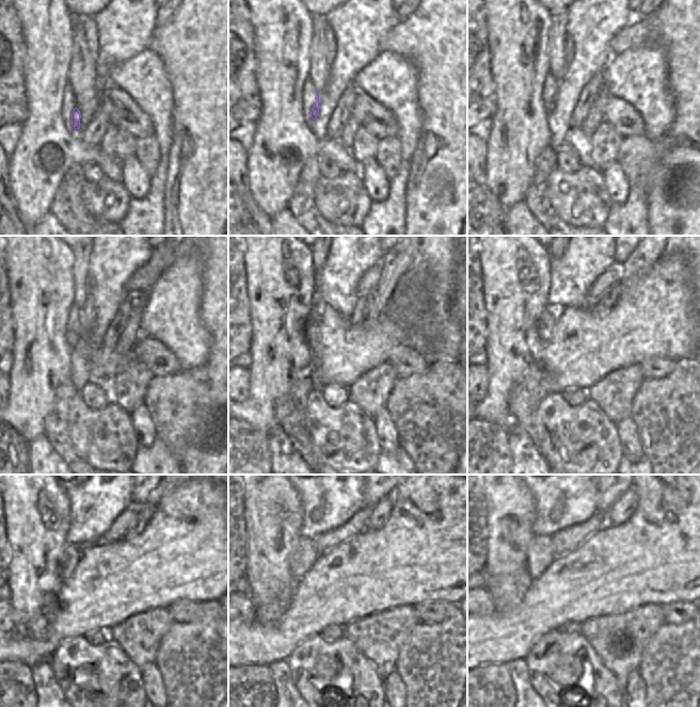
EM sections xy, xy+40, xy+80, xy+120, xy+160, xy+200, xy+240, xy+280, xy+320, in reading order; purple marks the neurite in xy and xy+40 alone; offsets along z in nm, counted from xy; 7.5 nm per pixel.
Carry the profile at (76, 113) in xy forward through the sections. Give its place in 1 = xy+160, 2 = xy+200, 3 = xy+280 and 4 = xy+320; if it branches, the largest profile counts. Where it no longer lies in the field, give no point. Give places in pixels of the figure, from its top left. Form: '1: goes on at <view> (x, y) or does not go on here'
1: goes on at xy+160 (311, 327)
2: goes on at xy+200 (545, 322)
3: goes on at xy+280 (304, 553)
4: goes on at xy+320 (540, 553)

